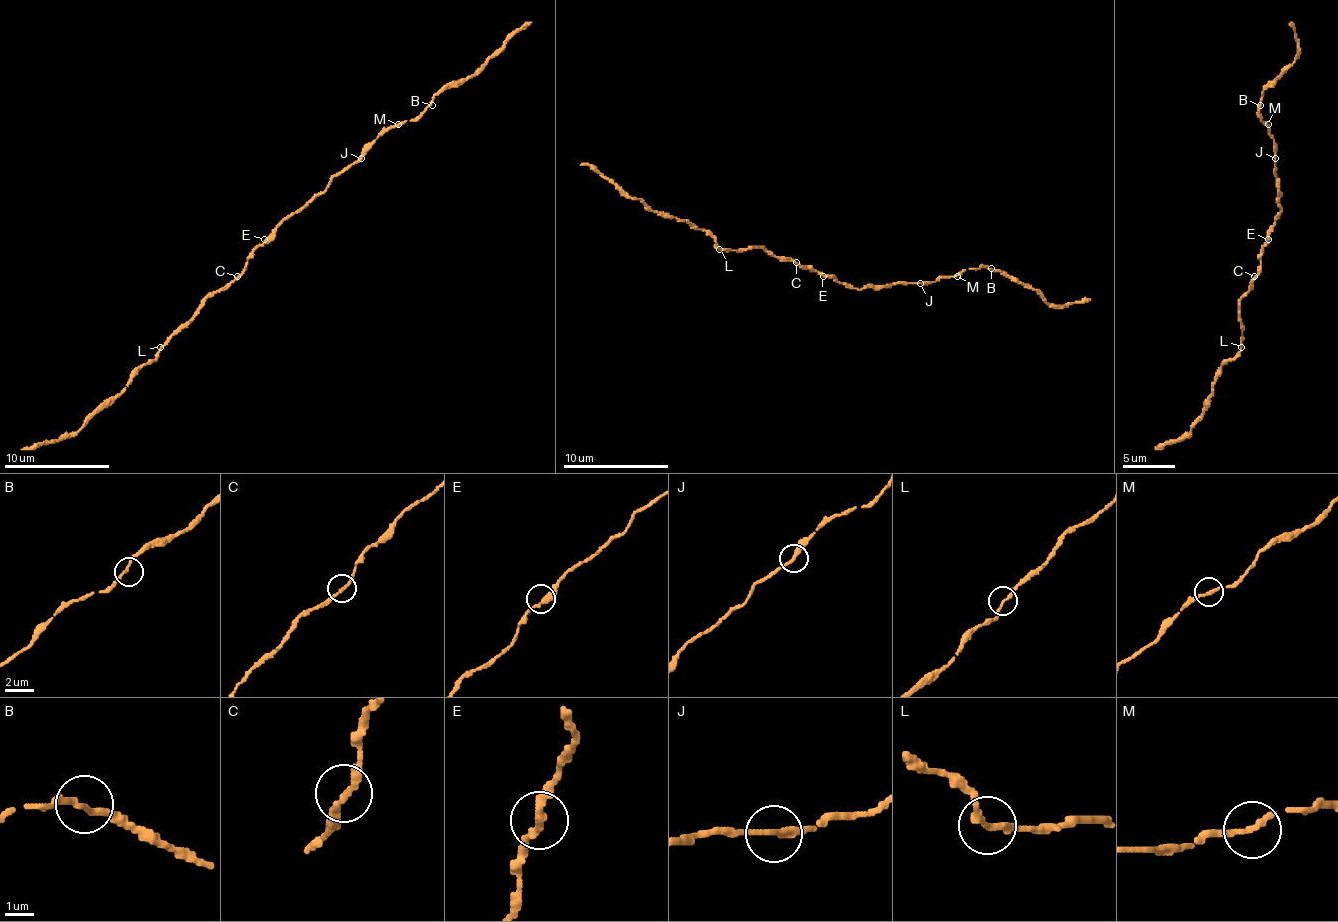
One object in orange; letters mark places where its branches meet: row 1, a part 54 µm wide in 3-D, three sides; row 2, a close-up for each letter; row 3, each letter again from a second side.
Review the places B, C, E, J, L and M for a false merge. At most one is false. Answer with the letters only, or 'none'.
none

